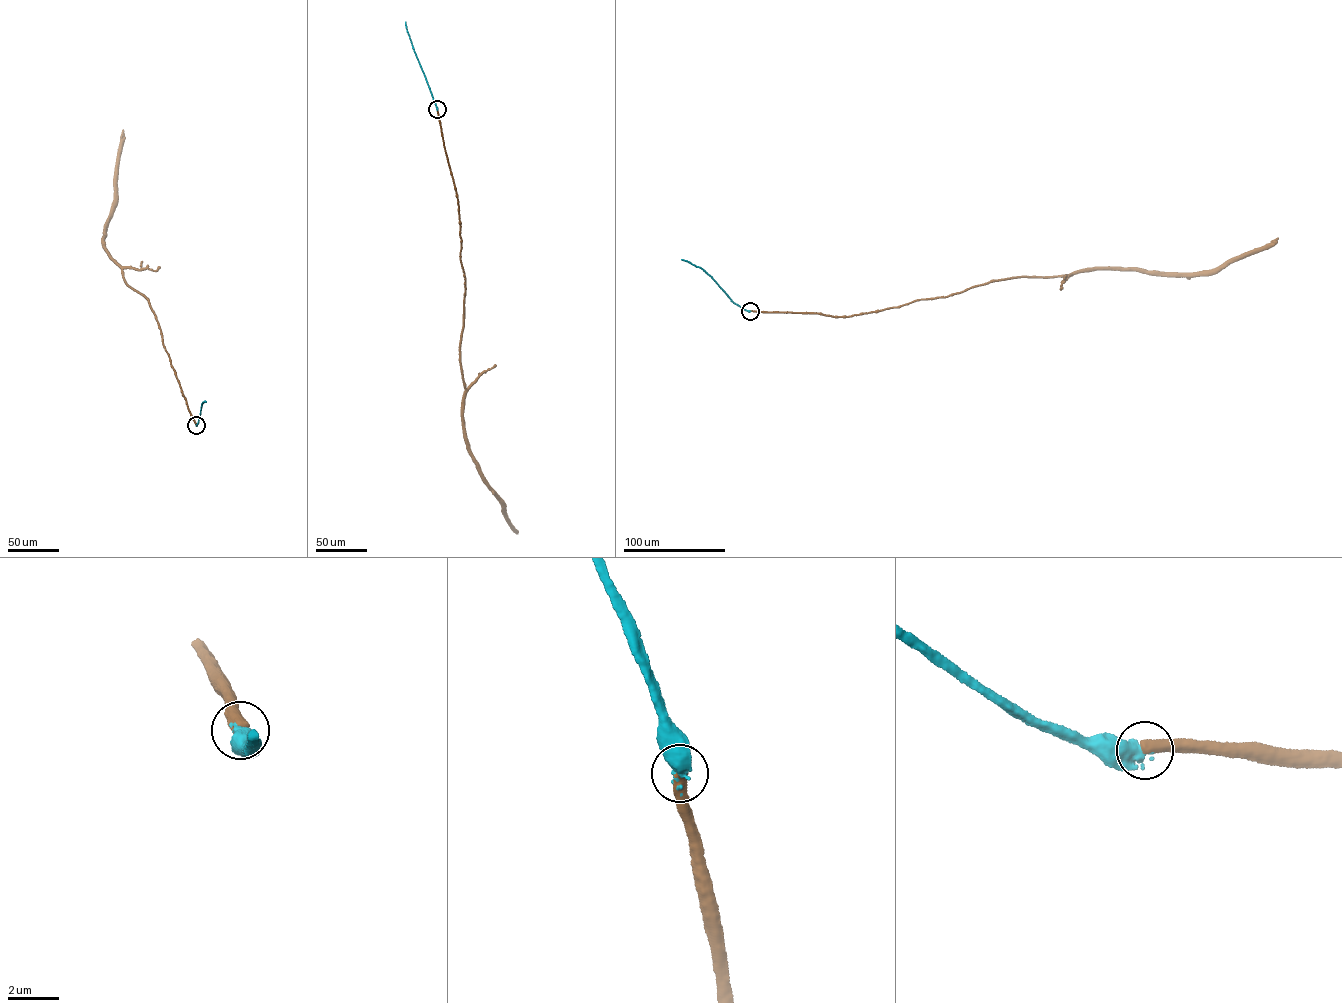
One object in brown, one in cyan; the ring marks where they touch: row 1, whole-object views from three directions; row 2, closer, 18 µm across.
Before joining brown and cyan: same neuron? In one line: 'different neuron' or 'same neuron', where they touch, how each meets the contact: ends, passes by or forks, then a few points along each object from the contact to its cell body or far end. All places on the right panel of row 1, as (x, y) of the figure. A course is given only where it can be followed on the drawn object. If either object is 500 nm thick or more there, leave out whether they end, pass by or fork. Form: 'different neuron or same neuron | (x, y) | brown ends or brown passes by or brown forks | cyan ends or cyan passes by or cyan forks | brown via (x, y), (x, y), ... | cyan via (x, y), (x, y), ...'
different neuron | (750, 311) | brown via (750, 311), (848, 316), (947, 296), (1005, 279), (1068, 275), (1111, 267), (1187, 274), (1213, 271) | cyan via (750, 311), (732, 301), (700, 268), (681, 259)

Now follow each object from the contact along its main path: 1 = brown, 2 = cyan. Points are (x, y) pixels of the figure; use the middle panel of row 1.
1: (437, 109), (457, 199), (465, 282), (460, 352), (465, 389), (464, 434), (483, 481), (503, 504)
2: (437, 109), (405, 22)

